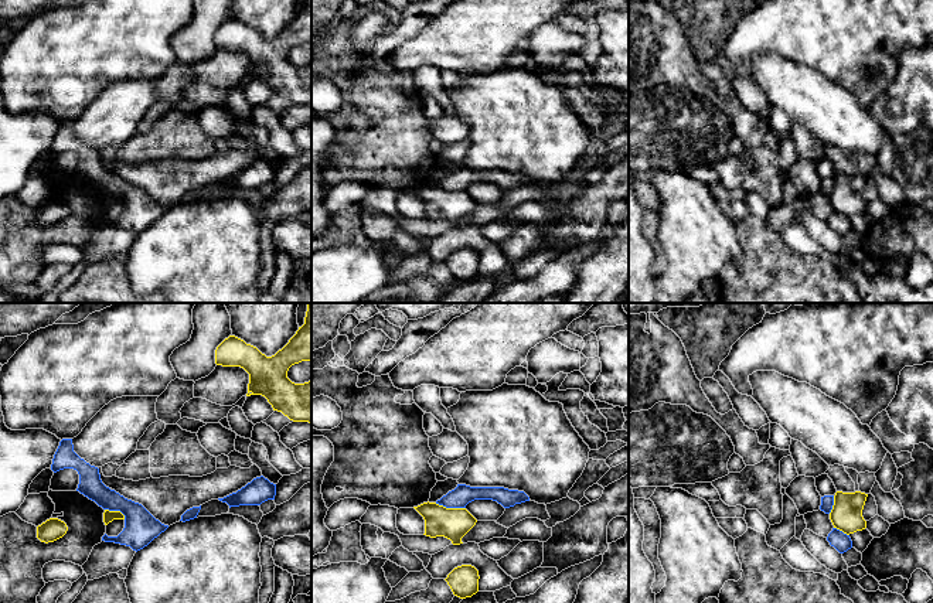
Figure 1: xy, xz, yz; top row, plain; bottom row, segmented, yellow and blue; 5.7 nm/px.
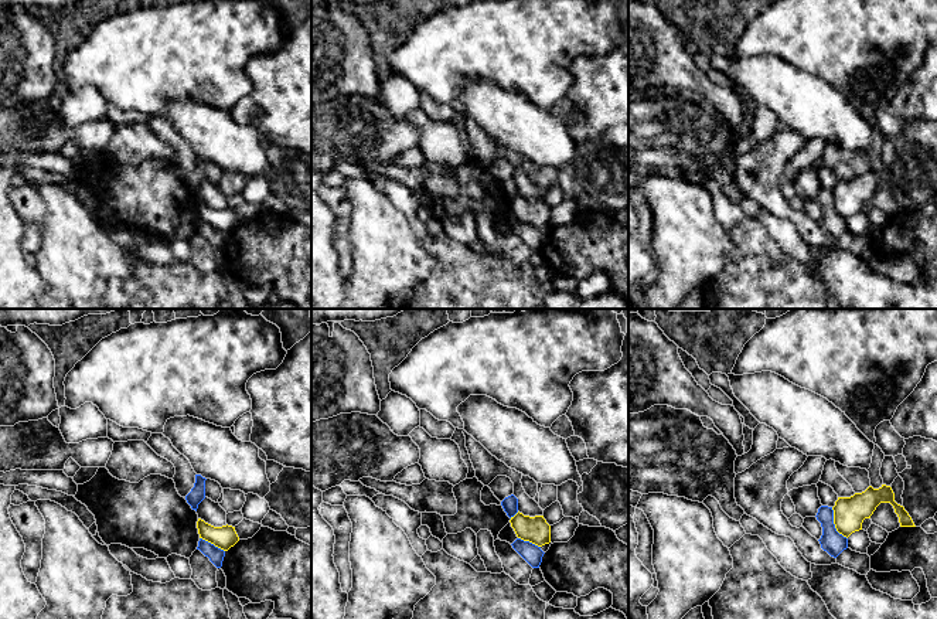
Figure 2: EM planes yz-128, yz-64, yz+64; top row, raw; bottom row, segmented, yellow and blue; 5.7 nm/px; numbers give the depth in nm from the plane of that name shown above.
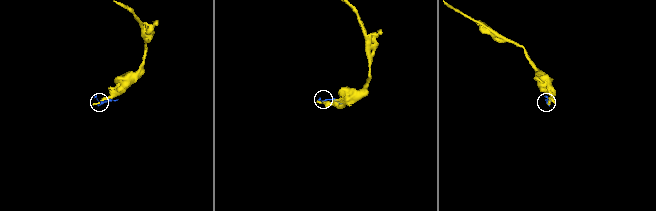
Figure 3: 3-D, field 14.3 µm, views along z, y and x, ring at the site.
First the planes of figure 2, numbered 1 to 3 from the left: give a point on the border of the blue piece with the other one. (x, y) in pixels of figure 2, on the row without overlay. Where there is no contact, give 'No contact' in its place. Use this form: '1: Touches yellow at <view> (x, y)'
1: Touches yellow at yz-128 (213, 225)
2: Touches yellow at yz-64 (530, 224)
3: Touches yellow at yz+64 (834, 206)

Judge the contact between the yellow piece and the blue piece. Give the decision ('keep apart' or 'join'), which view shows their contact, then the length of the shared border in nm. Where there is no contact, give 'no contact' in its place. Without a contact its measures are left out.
keep apart | xz | 180 nm

